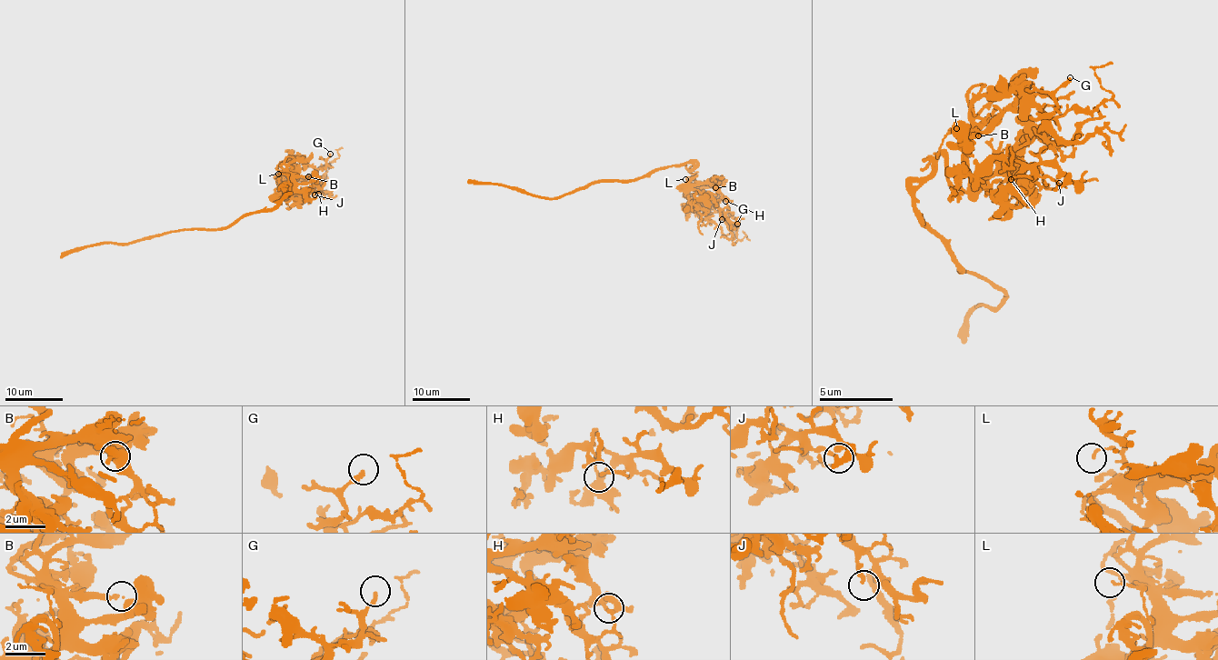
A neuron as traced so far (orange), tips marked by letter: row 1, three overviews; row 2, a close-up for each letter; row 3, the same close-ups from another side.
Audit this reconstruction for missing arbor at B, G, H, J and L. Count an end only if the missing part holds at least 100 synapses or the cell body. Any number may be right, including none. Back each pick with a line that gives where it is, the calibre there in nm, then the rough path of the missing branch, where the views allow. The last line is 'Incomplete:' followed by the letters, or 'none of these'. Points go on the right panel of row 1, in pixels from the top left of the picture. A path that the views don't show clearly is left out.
B: Place: (978, 135). Thickness 90 nm
Incomplete: B

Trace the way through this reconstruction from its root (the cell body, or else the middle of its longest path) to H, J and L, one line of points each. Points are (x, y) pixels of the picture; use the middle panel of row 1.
H: (647, 174), (663, 167), (691, 164), (691, 172), (695, 174), (690, 184), (723, 209), (727, 204), (725, 201)
J: (647, 174), (663, 167), (691, 164), (691, 172), (695, 174), (690, 184), (714, 202), (722, 219)
L: (647, 174), (663, 167), (691, 164), (695, 174), (685, 179)

